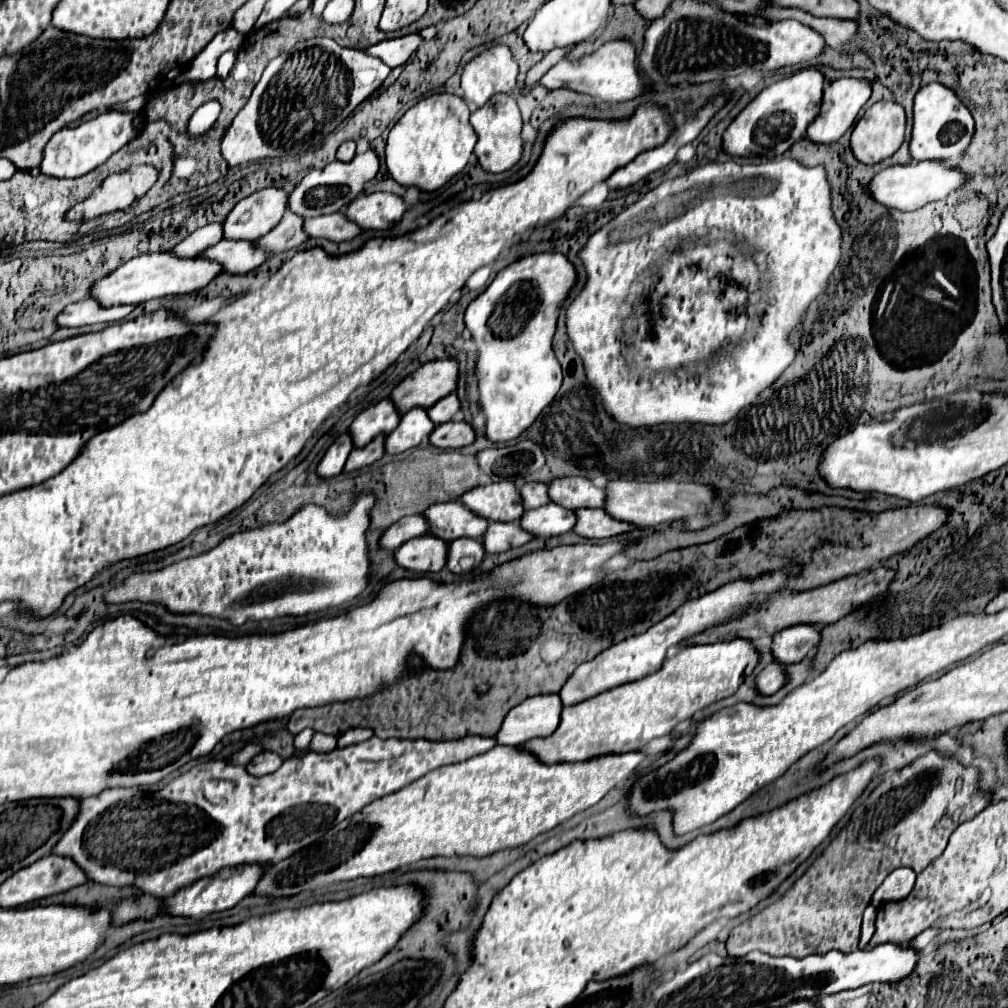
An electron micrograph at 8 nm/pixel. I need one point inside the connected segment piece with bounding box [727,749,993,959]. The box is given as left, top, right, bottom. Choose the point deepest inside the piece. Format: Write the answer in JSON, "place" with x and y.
{"place":[906,821]}

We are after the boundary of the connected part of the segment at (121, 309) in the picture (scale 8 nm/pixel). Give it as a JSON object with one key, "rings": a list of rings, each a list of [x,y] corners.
{"rings":[[[83,299],[67,305],[57,315],[59,327],[81,327],[93,323],[113,323],[127,317],[135,307],[133,305],[117,305],[117,307],[101,307],[95,299]]]}

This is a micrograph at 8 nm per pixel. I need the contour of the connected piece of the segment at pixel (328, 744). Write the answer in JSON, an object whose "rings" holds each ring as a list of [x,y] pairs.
{"rings":[[[315,733],[313,739],[311,739],[311,745],[309,745],[309,751],[297,751],[295,756],[302,756],[305,755],[305,753],[311,753],[311,751],[327,753],[327,751],[333,751],[335,745],[337,745],[337,737],[325,735],[325,733]]]}

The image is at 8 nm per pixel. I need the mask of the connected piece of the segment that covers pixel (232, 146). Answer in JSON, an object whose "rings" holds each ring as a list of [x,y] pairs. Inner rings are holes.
{"rings":[[[329,37],[299,41],[291,51],[273,59],[263,71],[263,77],[255,85],[249,101],[237,113],[221,139],[223,159],[233,167],[265,157],[299,155],[309,151],[311,147],[319,145],[323,137],[327,137],[363,99],[367,99],[385,81],[389,71],[391,67],[381,63],[377,57],[365,55],[361,49],[345,49]]]}

